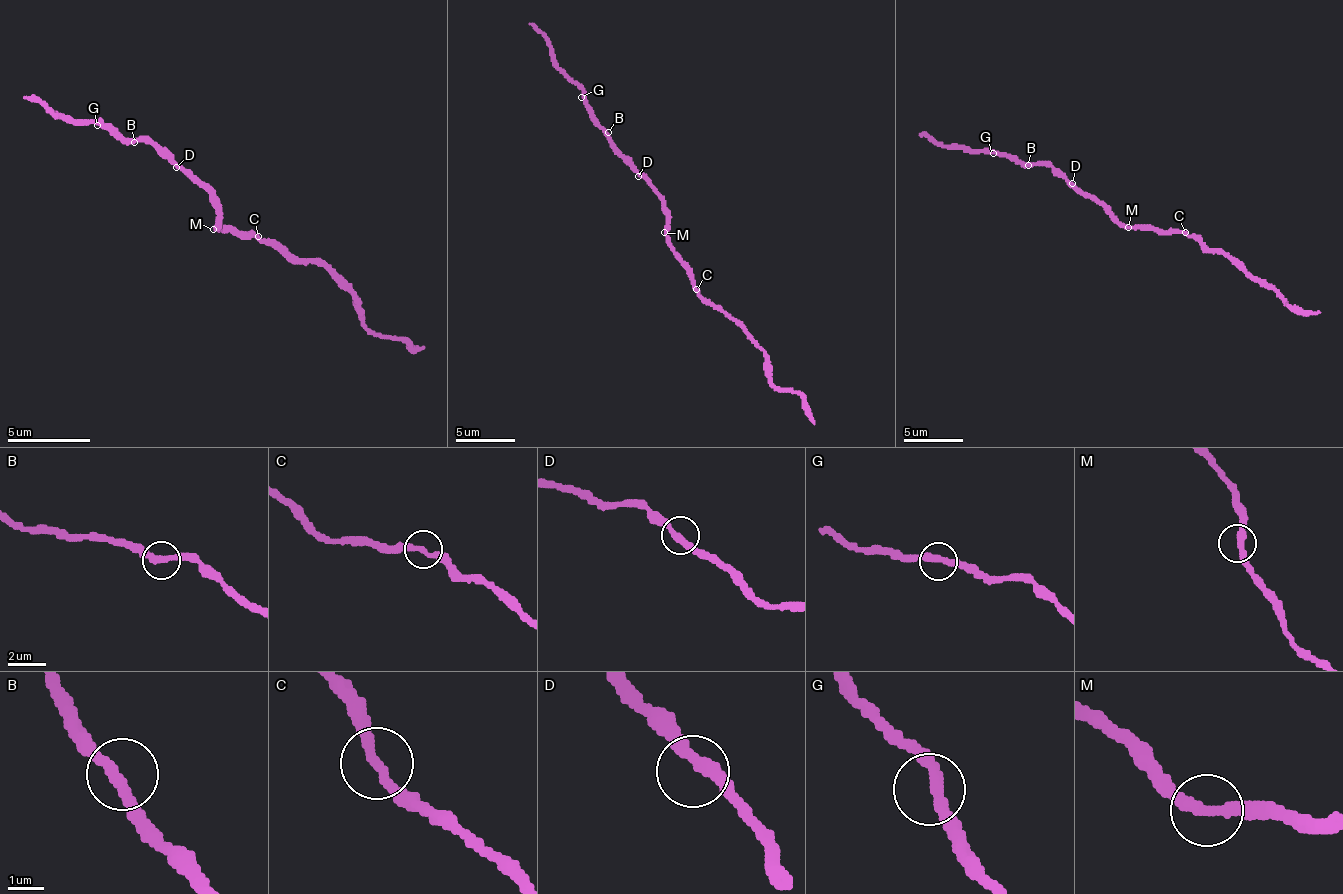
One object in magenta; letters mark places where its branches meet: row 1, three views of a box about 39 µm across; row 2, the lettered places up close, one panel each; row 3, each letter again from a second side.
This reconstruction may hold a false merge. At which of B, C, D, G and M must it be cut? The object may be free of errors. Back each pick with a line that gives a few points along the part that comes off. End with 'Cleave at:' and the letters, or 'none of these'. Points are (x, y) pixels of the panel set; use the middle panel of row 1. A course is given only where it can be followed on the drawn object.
Cleave at: none of these

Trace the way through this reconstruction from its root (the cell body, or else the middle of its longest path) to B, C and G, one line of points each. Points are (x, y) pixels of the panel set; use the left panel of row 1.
B: (217, 229), (217, 204), (151, 142), (134, 142)
C: (217, 229), (255, 233), (259, 237)
G: (217, 229), (217, 204), (172, 158), (168, 158), (151, 142), (126, 142), (110, 125), (97, 125)

